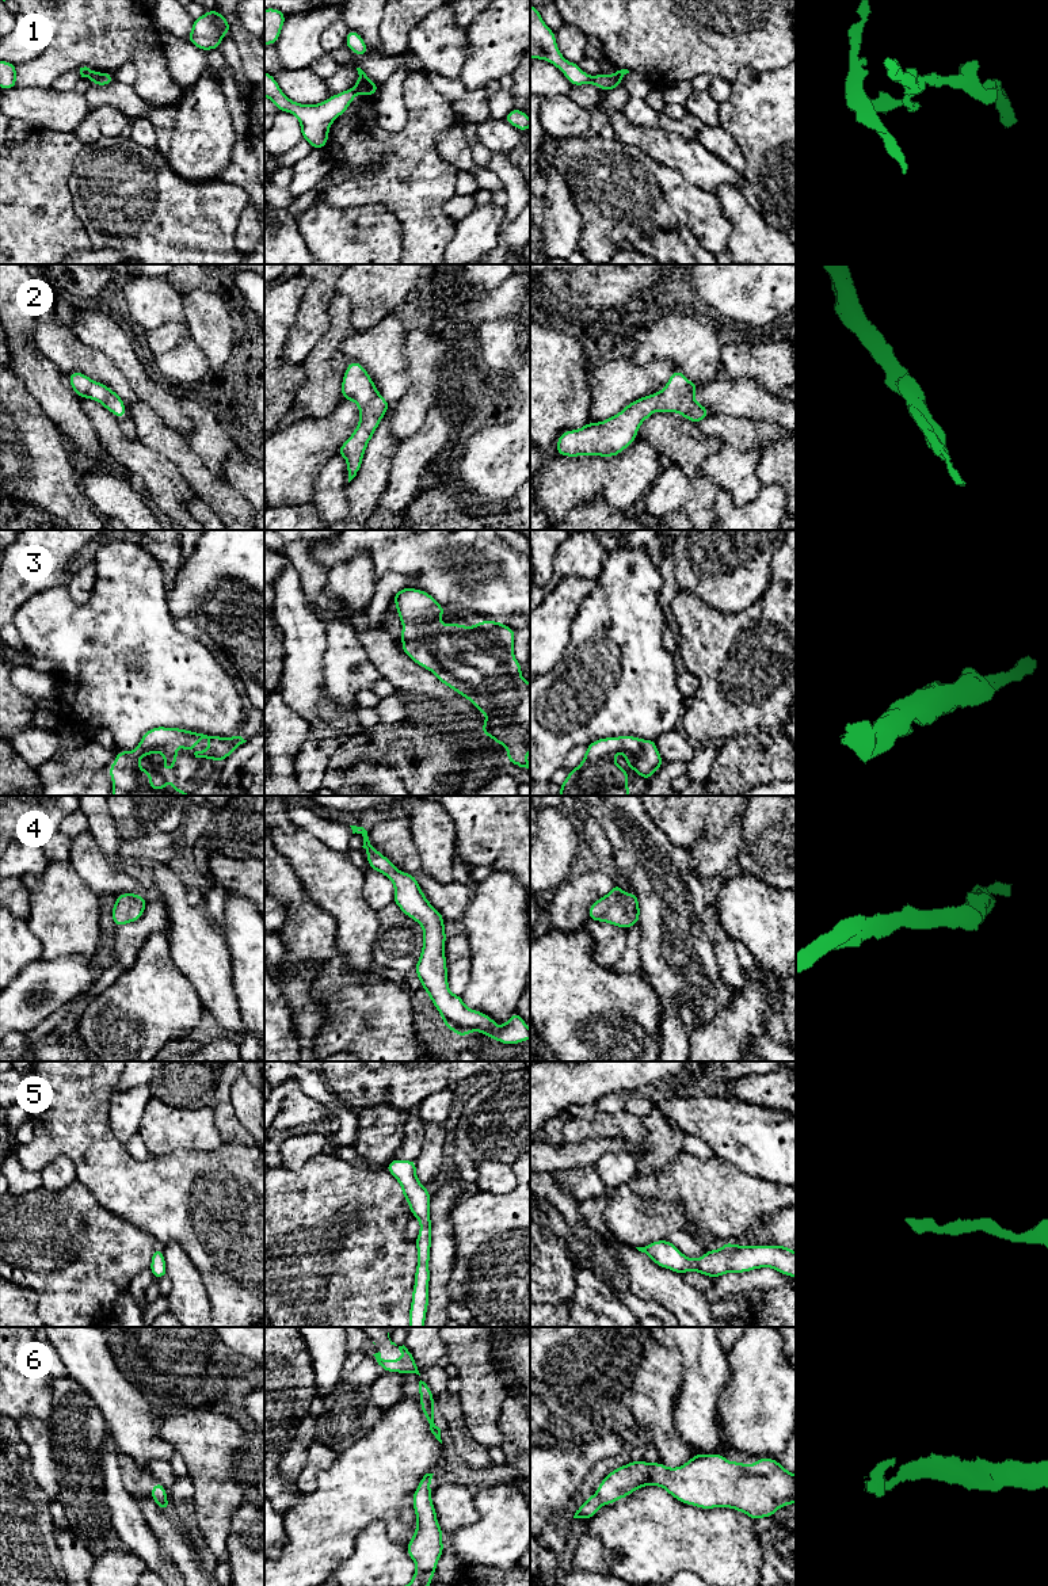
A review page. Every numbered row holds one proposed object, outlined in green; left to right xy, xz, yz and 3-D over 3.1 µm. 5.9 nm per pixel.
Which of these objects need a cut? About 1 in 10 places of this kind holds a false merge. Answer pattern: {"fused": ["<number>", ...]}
{"fused": ["1"]}

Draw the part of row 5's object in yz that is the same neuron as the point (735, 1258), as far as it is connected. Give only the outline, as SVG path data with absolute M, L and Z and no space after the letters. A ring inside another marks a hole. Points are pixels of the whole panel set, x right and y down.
M656 1240L636 1247L658 1266L678 1274L698 1272L717 1278L725 1273L746 1273L759 1267L771 1267L796 1278L796 1253L786 1246L739 1246L724 1242L721 1250L709 1250L698 1259L690 1259L670 1240Z

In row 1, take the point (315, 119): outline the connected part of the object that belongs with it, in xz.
M264 72L264 96L268 98L279 111L287 111L298 118L301 137L313 149L323 149L328 141L331 123L340 117L359 92L355 88L332 95L319 104L300 104L289 99L279 88L277 80Z

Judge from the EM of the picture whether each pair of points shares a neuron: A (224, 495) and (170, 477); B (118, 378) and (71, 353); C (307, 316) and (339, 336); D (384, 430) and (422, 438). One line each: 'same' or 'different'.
A: different
B: same
C: different
D: different

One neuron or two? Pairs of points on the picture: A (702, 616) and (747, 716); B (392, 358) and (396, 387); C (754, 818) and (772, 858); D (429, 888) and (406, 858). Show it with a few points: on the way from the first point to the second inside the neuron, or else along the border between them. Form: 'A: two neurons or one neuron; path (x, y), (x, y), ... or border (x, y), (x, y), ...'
A: one neuron; path (711, 644), (712, 679), (720, 700)
B: one neuron; path (391, 365), (391, 380)
C: one neuron; path (763, 827), (772, 835), (772, 849)
D: two neurons; border (419, 869), (414, 875)

